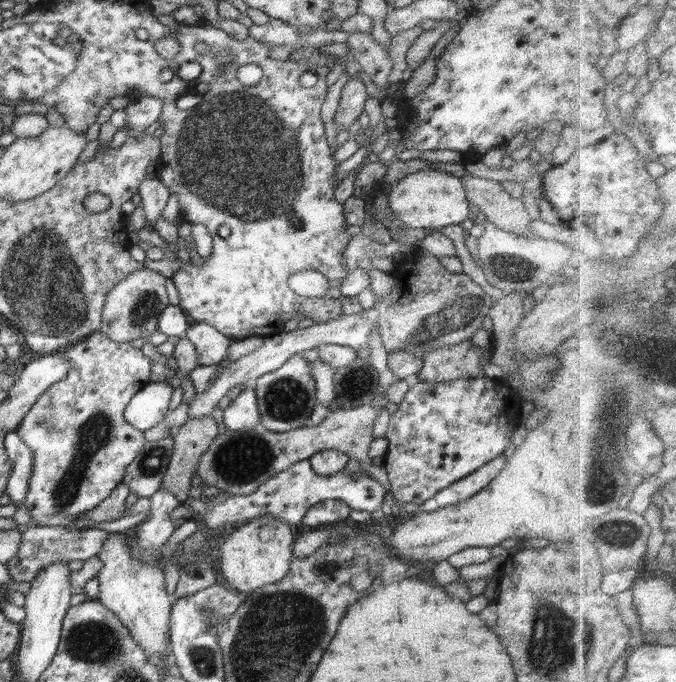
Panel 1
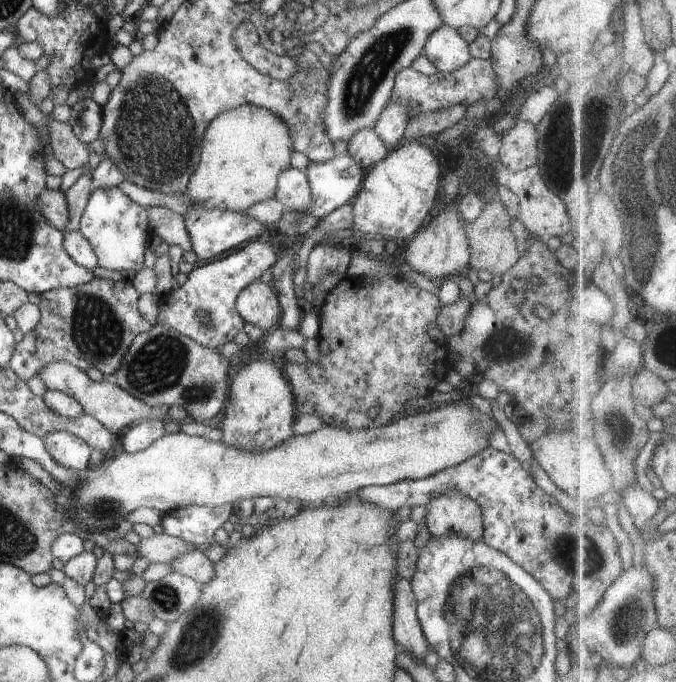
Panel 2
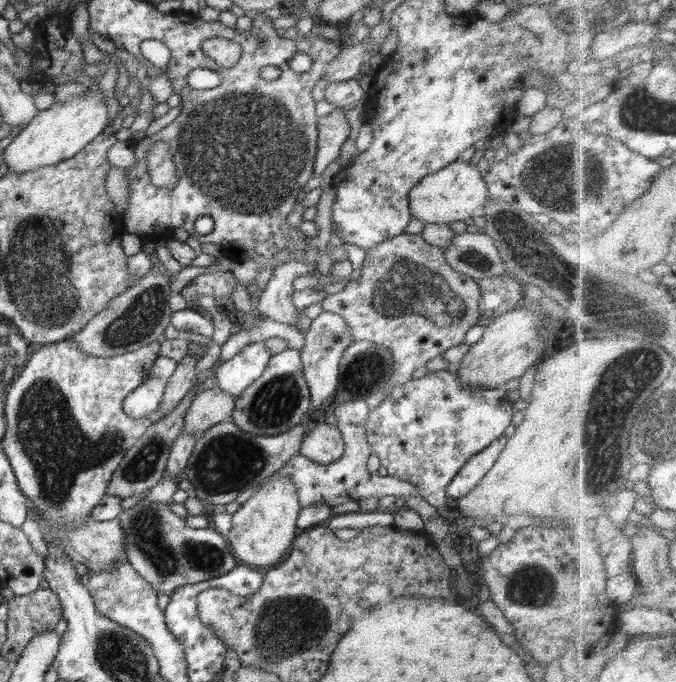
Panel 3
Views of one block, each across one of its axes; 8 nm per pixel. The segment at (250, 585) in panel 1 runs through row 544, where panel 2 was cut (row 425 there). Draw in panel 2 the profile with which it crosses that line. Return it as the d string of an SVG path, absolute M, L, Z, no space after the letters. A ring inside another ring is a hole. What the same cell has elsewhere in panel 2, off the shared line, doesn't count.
M273 356L268 359L253 358L249 364L235 370L230 377L228 395L224 404L224 420L220 424L222 440L228 446L248 450L248 452L265 452L282 444L294 435L292 426L296 418L296 406L290 382L282 376L281 371L274 366Z

